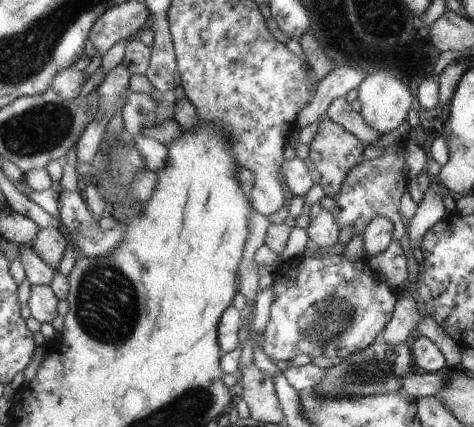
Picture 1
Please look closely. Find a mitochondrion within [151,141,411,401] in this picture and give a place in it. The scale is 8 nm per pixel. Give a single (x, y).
(327, 321)

